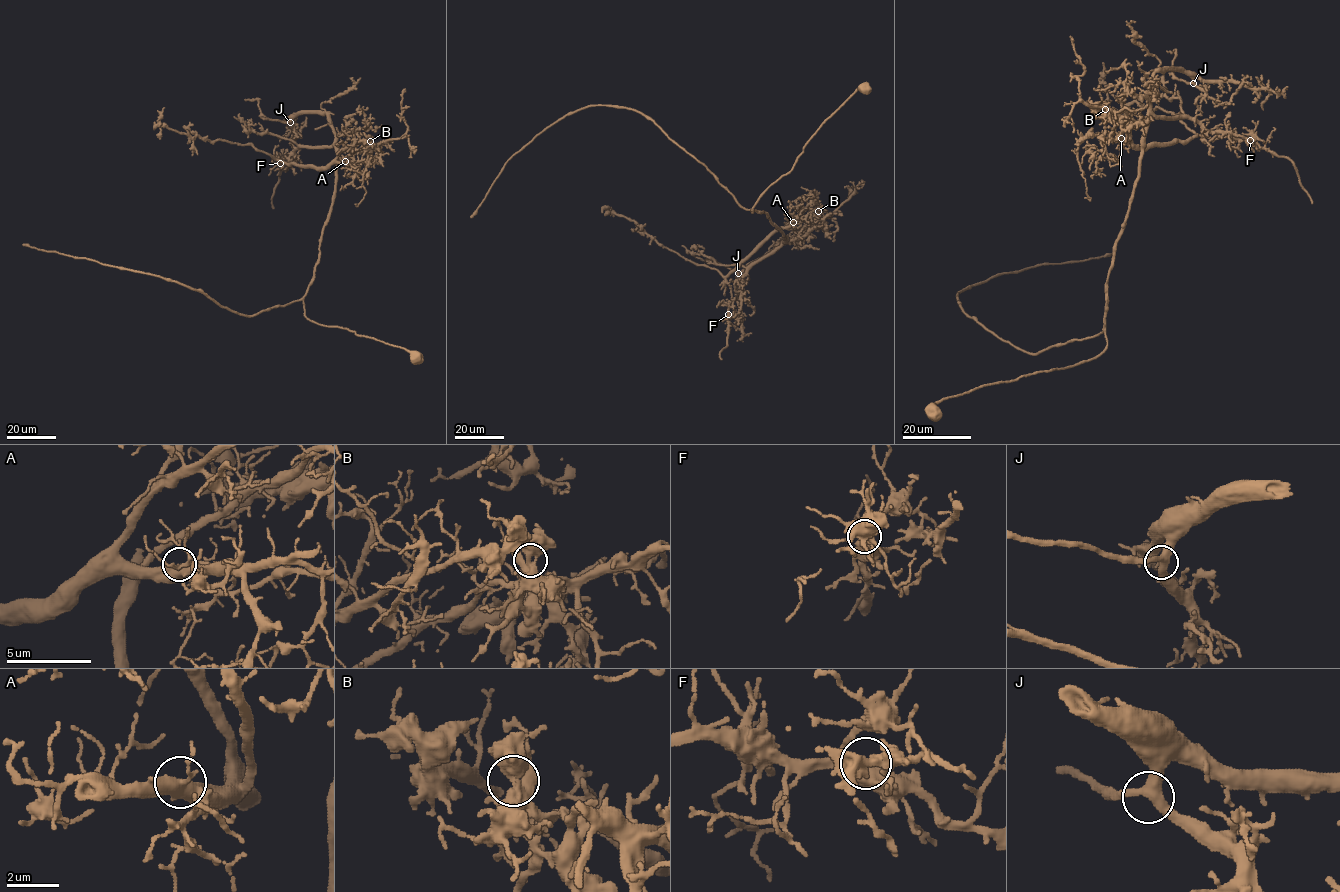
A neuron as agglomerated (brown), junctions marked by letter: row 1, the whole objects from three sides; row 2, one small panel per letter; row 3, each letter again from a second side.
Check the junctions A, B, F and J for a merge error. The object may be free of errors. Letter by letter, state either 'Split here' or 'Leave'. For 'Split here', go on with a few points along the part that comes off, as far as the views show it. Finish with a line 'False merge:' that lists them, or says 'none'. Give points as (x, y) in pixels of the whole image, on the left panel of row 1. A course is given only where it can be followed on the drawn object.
A: Leave
B: Split here. Course of the part to remove: (370, 141), (338, 162), (302, 167), (275, 159), (251, 144), (189, 137), (170, 129), (160, 122), (164, 108)
F: Leave
J: Leave
False merge: B

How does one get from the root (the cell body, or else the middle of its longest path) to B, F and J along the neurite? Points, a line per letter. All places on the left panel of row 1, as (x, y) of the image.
B: (417, 357), (304, 314), (338, 153), (367, 150), (370, 141)
F: (417, 357), (305, 316), (303, 297), (332, 202), (338, 150), (300, 147), (290, 162), (280, 163)
J: (417, 357), (305, 316), (303, 297), (314, 278), (332, 202), (338, 151), (325, 113), (299, 113), (290, 122)

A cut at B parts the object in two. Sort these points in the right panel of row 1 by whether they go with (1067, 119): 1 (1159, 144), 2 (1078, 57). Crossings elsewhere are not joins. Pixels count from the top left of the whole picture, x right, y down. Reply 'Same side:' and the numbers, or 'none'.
Same side: 2

